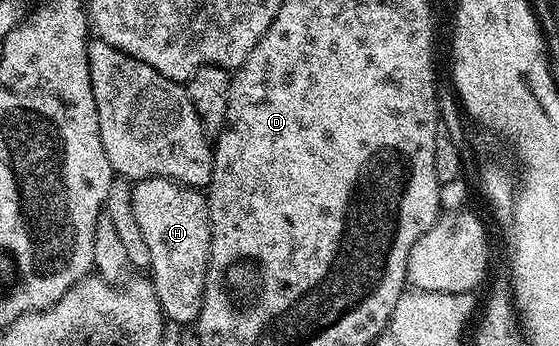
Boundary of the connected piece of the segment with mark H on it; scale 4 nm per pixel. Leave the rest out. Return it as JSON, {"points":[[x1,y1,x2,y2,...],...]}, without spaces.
{"points":[[141,178,132,185,133,214,145,236,145,245,149,248,149,277,155,285,157,300,164,315,175,322,194,323,201,312,205,276,211,255,211,221,207,207,207,195,196,187,183,186,168,178]]}

